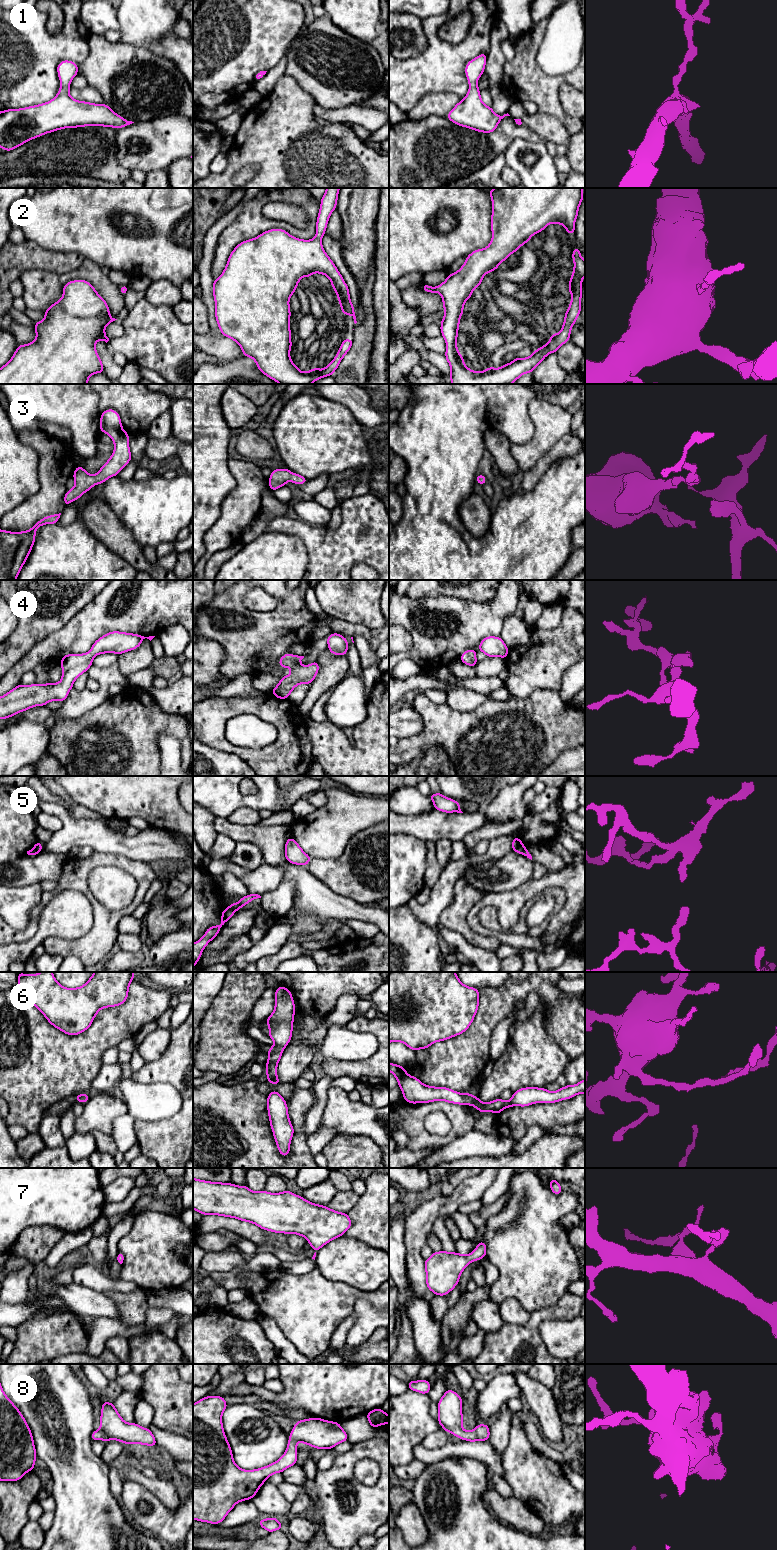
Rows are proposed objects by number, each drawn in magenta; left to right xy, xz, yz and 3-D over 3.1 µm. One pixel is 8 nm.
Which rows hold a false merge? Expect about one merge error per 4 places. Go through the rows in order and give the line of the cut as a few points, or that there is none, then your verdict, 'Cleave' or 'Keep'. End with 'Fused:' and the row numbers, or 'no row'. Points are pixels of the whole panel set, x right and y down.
1: No split. Keep
2: No split. Keep
3: No split. Keep
4: No split. Keep
5: Split along xz (227, 908), (234, 911). Cleave
6: No split. Keep
7: No split. Keep
8: No split. Keep
Fused: 5

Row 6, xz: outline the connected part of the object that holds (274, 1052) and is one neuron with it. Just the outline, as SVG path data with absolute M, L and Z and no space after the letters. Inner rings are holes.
M283 986L276 988L275 991L275 1007L273 1013L266 1019L269 1028L269 1037L274 1041L274 1046L268 1048L268 1059L265 1068L267 1074L267 1082L278 1085L281 1082L277 1076L277 1065L281 1059L284 1048L289 1044L292 1038L293 1021L295 1015L295 1003L293 1001L292 993Z

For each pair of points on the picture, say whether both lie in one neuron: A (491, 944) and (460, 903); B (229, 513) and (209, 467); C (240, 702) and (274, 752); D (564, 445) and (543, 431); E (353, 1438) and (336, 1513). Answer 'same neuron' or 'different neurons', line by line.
A: same neuron
B: different neurons
C: same neuron
D: different neurons
E: different neurons

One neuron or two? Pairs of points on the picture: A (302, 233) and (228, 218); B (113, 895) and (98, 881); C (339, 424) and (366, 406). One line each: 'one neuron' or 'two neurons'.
A: two neurons
B: one neuron
C: two neurons

